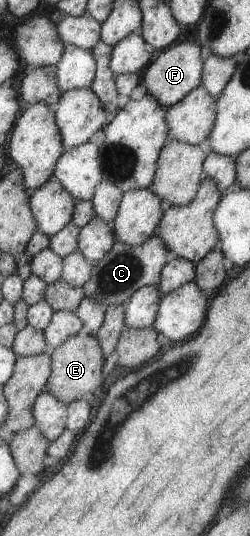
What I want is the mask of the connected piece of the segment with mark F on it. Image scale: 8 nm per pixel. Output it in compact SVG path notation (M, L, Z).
M196 40L179 42L162 51L159 58L153 60L143 74L143 85L148 94L155 96L168 109L199 88L203 82L203 66L206 63L201 60L201 49L201 43Z

